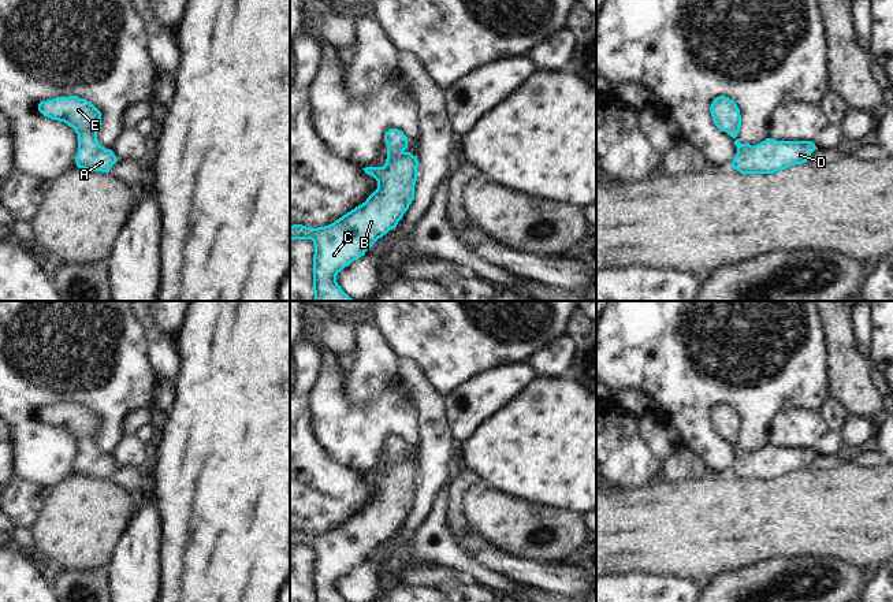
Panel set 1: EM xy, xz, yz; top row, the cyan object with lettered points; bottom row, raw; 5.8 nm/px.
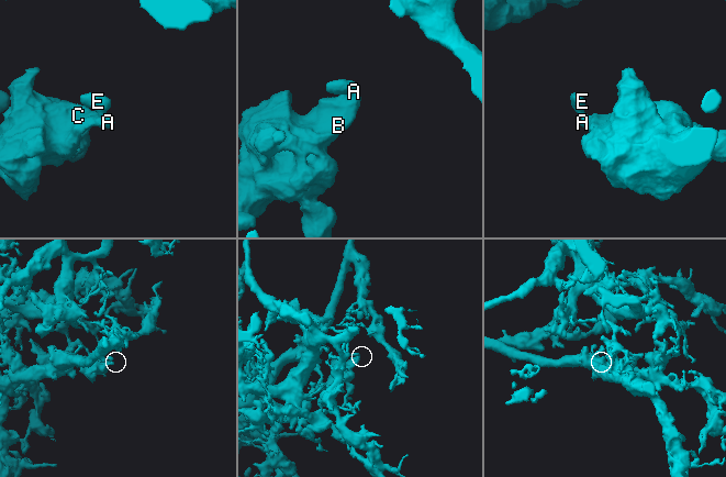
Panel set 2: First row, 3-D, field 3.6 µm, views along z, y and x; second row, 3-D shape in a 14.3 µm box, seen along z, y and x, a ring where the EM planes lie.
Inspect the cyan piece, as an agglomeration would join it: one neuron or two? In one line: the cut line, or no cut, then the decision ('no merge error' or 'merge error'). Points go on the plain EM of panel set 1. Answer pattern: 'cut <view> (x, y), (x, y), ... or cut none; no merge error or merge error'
cut none; no merge error

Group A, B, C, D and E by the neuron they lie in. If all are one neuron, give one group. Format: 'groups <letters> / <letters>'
groups A B C D E

